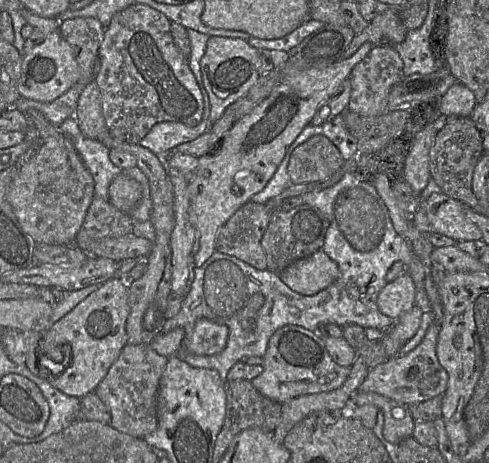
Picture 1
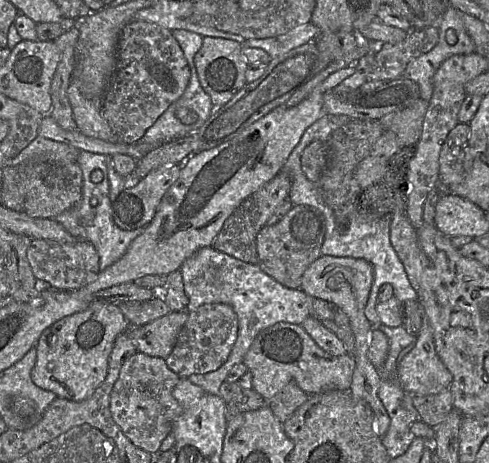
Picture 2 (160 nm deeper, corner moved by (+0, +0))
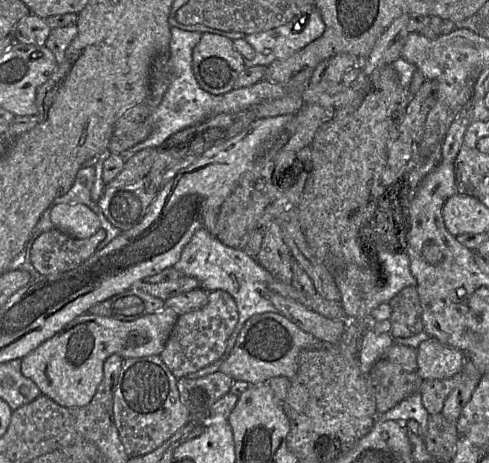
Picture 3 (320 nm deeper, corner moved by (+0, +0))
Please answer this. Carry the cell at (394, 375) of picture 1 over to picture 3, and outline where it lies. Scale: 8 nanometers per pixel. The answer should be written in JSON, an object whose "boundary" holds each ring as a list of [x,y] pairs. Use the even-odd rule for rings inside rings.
{"boundary":[[[435,338],[422,341],[417,349],[416,374],[422,379],[446,379],[459,374],[464,367],[461,350]]]}

